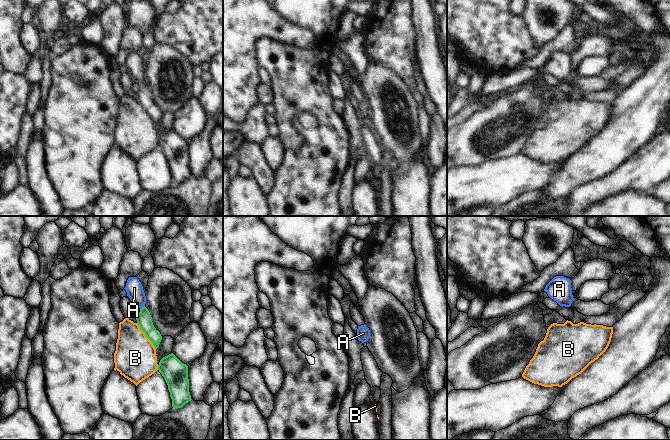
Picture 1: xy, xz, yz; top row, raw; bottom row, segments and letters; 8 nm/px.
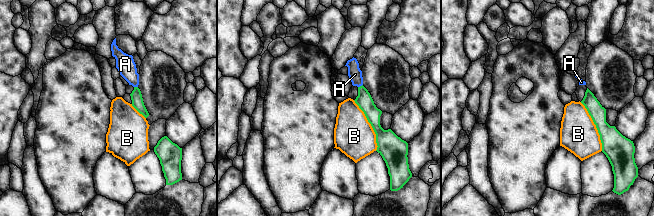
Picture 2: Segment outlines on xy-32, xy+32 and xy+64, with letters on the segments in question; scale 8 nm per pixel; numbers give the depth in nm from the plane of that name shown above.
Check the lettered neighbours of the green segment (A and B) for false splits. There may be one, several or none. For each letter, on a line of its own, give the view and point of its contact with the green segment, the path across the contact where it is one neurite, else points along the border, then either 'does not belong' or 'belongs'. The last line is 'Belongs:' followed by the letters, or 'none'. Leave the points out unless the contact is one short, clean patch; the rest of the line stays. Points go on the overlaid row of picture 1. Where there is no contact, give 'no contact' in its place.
A: meets green in xy at (143, 306); runs through xy (144, 320), (143, 306), (139, 302), (134, 288); belongs
B: meets green in xy at (146, 336); does not belong
Belongs: A

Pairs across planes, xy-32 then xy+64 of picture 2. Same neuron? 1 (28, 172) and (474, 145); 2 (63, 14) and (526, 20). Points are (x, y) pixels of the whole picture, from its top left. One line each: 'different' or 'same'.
1: same
2: same

